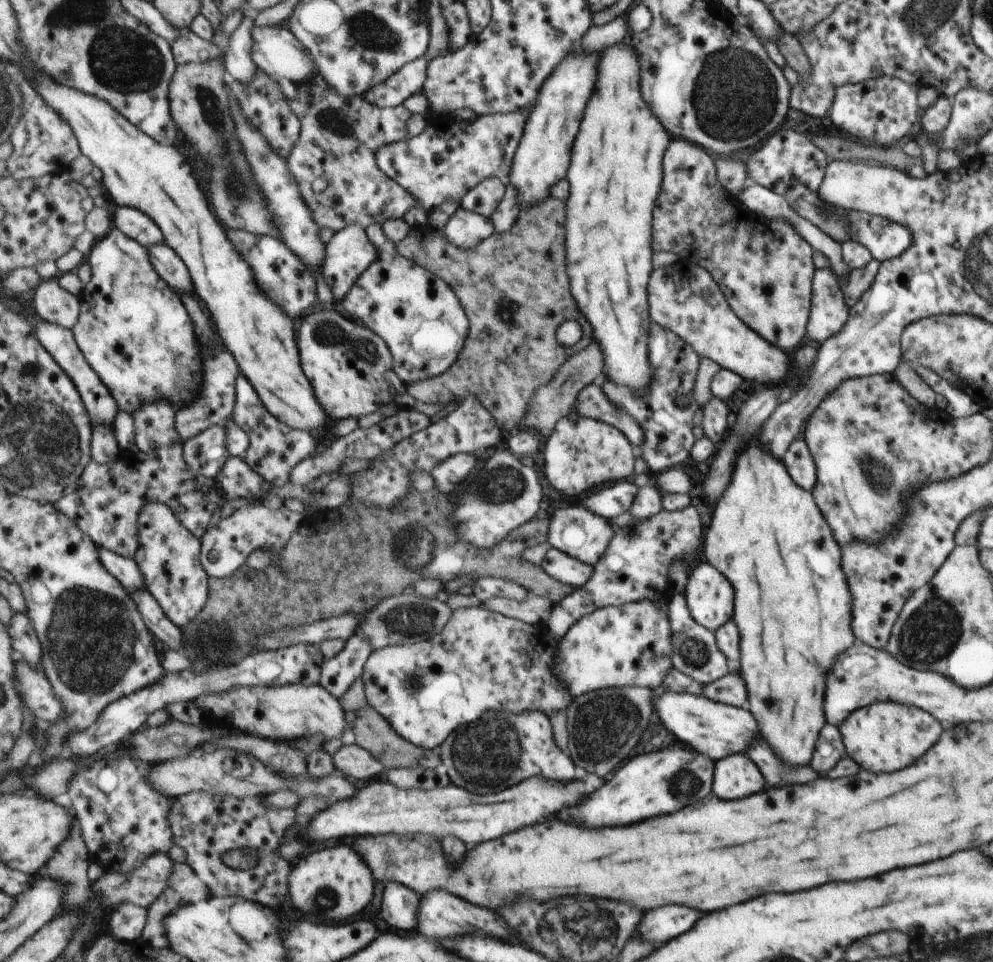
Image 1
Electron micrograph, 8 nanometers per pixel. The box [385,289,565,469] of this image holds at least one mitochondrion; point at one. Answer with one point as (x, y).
(503, 311)

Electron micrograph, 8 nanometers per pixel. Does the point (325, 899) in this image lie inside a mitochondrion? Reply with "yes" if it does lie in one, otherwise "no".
yes

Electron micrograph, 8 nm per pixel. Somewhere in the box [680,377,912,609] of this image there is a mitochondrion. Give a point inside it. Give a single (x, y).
(874, 471)

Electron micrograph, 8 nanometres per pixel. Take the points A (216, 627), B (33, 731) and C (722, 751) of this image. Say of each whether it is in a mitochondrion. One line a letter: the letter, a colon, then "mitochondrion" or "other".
A: mitochondrion
B: other
C: other

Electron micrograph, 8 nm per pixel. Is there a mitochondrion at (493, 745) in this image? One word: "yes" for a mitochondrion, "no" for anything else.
yes

